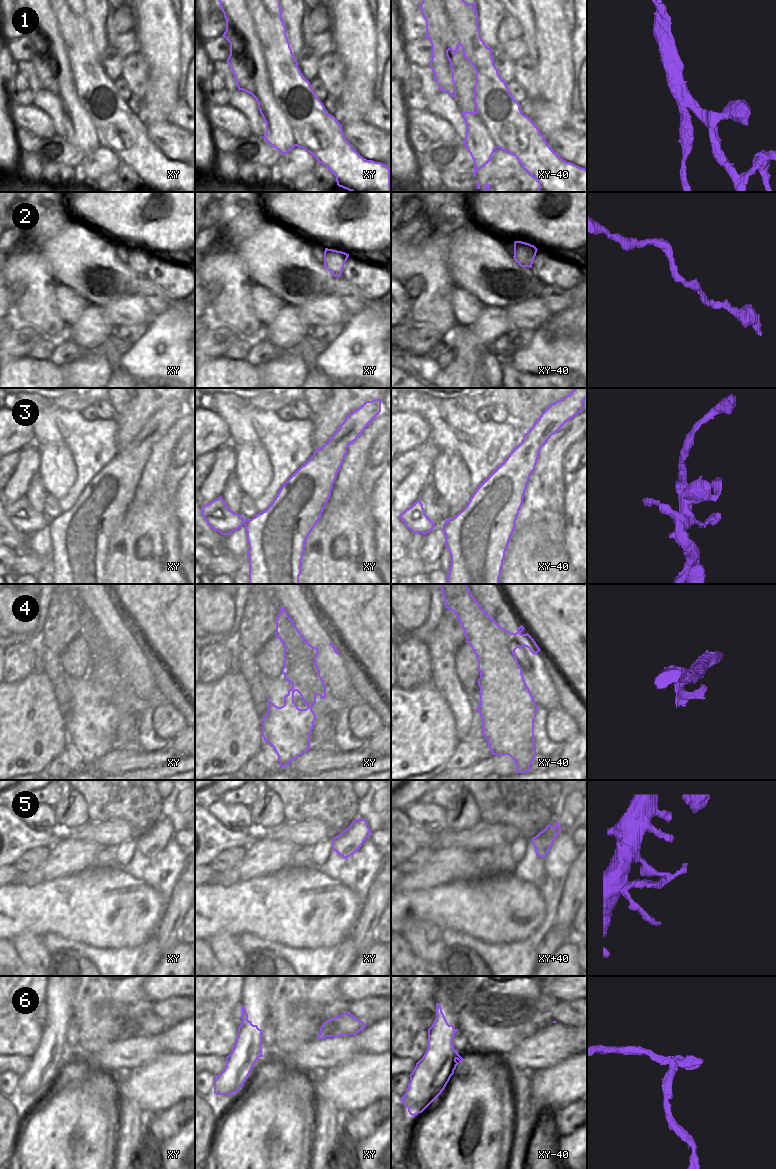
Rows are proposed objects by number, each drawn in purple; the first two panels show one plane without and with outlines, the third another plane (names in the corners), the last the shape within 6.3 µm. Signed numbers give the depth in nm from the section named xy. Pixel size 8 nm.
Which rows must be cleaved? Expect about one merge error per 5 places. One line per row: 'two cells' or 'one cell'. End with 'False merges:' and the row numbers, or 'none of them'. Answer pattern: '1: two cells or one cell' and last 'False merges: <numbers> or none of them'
1: two cells
2: one cell
3: one cell
4: two cells
5: two cells
6: two cells
False merges: 1, 4, 5, 6

